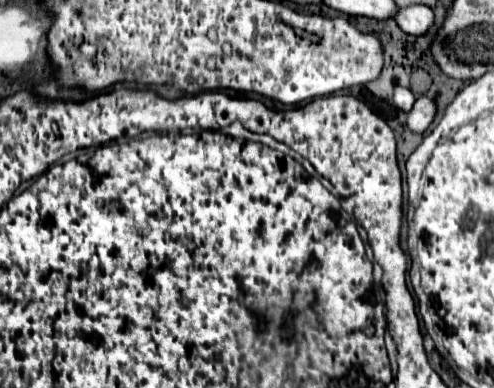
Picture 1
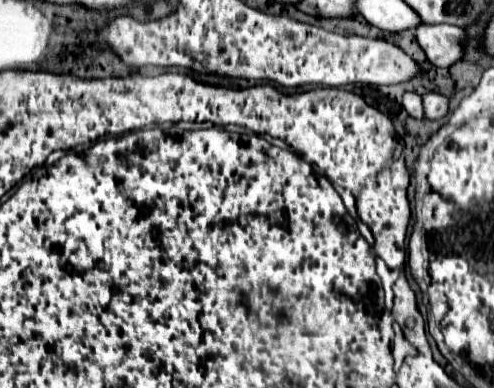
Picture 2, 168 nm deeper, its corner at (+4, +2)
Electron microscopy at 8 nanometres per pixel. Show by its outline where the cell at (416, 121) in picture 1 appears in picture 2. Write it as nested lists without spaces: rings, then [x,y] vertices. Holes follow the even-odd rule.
[[[430,92],[422,96],[422,106],[424,106],[424,118],[440,120],[448,112],[448,98],[442,94]]]

